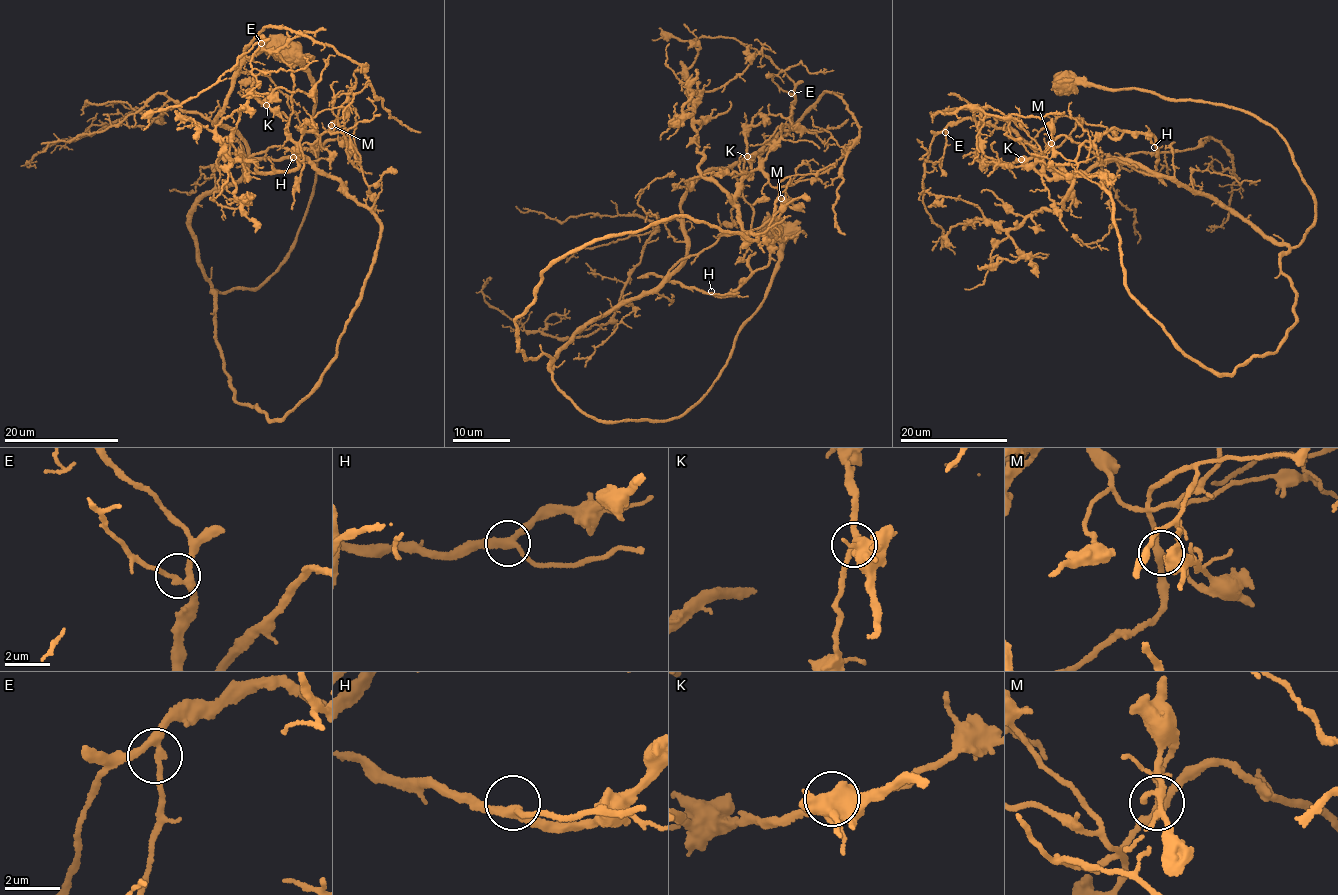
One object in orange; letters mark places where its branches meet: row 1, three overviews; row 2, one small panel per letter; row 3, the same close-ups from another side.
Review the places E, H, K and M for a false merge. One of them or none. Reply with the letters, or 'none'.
M

